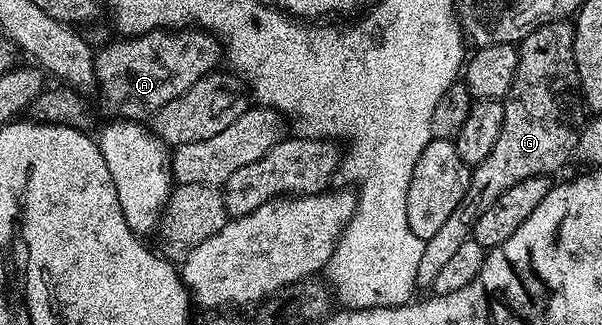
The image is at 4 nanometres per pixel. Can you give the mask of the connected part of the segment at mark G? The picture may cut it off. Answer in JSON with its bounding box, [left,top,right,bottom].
[416,19,585,286]

